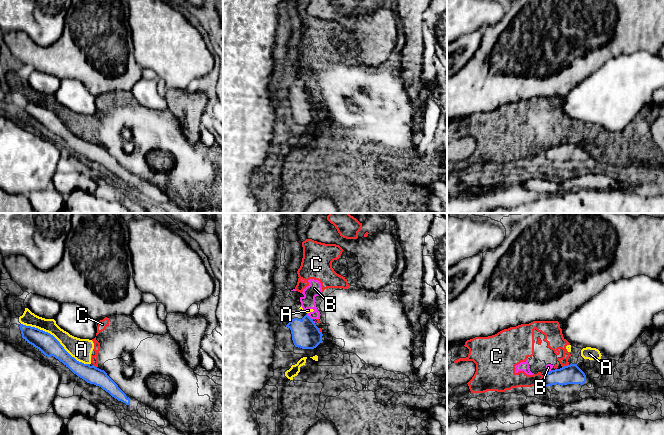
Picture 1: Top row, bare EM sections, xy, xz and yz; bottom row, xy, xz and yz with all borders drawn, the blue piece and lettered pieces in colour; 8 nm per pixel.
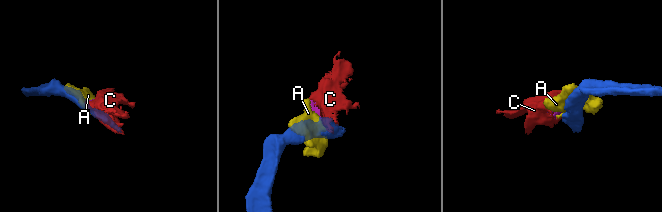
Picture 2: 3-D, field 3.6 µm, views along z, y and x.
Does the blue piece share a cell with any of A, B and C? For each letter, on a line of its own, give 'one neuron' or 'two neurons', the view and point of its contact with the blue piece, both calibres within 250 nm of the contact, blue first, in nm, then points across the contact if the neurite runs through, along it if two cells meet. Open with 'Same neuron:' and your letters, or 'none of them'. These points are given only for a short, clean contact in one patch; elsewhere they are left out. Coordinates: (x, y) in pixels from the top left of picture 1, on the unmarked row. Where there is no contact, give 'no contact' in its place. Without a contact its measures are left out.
Same neuron: none of them
A: two neurons | xy (56, 115) | 160/180 nm
B: two neurons | xz (308, 92) | 220/120 nm | along xz (306, 90), (312, 95)
C: two neurons | yz (565, 142) | 160/140 nm | along yz (568, 140), (562, 143)

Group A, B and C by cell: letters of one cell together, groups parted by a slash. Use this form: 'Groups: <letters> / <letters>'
Groups: A B C

